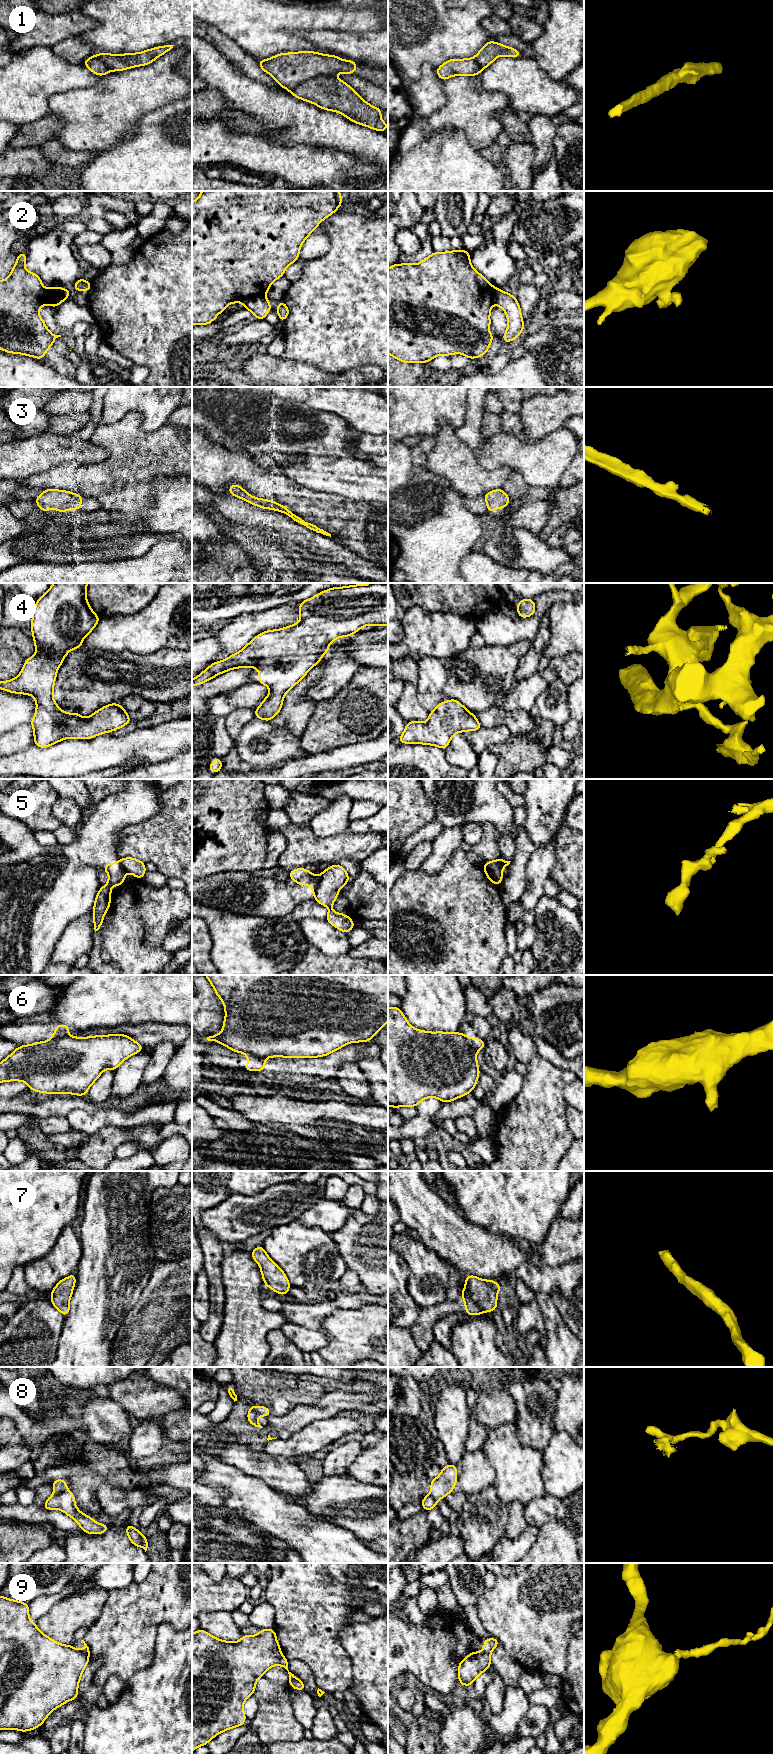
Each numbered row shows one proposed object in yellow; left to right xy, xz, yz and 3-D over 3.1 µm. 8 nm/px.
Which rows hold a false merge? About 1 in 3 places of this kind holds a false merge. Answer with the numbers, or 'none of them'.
1, 2, 5, 6, 8, 9

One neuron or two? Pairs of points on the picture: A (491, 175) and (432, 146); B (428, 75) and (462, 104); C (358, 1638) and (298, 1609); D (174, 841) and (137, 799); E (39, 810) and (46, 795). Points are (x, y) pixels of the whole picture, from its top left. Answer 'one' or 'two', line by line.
A: one
B: two
C: two
D: two
E: one

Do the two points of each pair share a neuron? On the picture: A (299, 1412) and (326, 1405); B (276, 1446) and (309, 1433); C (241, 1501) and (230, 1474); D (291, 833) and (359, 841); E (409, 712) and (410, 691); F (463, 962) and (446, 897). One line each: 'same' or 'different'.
A: same
B: same
C: same
D: same
E: same
F: same

